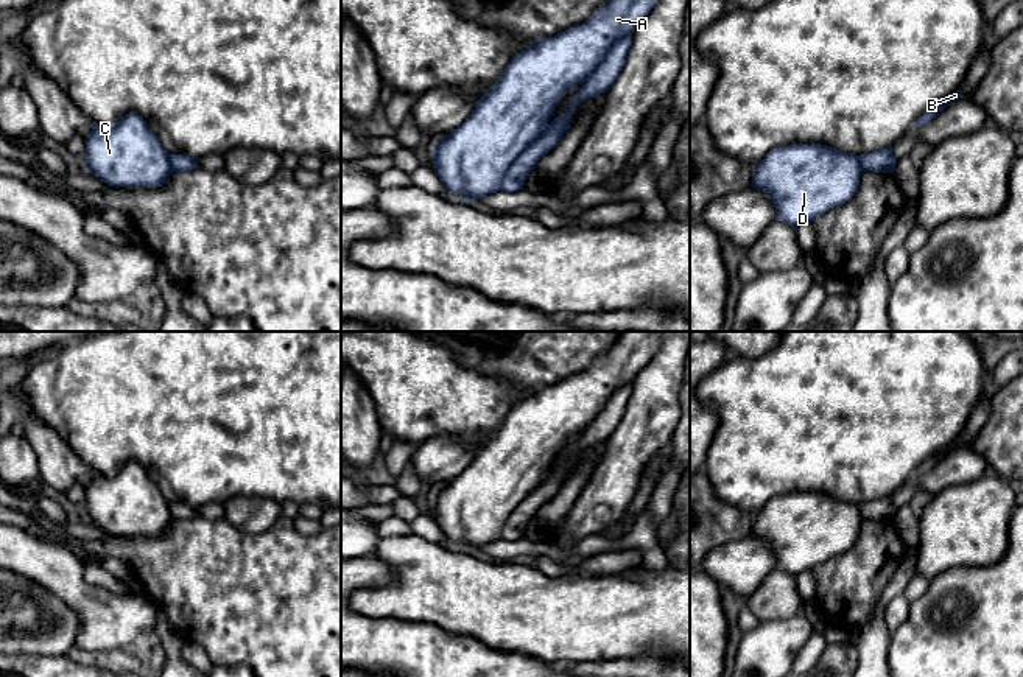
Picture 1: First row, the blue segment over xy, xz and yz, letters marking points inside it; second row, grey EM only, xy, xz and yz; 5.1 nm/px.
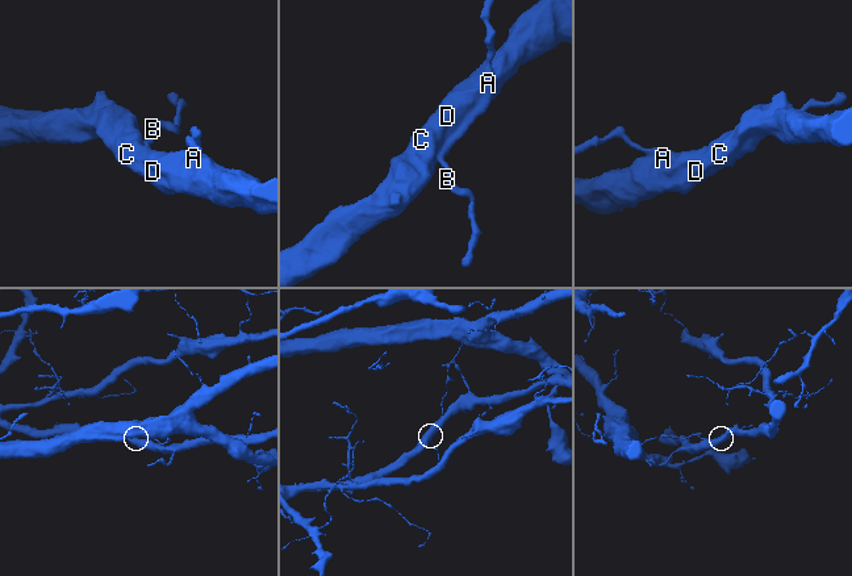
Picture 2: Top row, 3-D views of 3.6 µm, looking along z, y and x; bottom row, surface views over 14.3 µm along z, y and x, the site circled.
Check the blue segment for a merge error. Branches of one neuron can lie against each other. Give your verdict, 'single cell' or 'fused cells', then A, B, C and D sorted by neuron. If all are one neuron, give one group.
fused cells; A C D / B

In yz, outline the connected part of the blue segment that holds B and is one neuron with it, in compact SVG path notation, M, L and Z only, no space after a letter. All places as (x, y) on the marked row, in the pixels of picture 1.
M953 92L950 93L945 100L940 100L934 107L931 107L930 110L923 112L914 128L920 128L923 125L926 125L928 121L931 121L939 112L942 112L947 106L953 104L956 100L959 98L965 98L964 95Z

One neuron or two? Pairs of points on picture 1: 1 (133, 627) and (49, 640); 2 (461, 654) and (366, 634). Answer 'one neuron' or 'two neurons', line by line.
1: two neurons
2: one neuron

